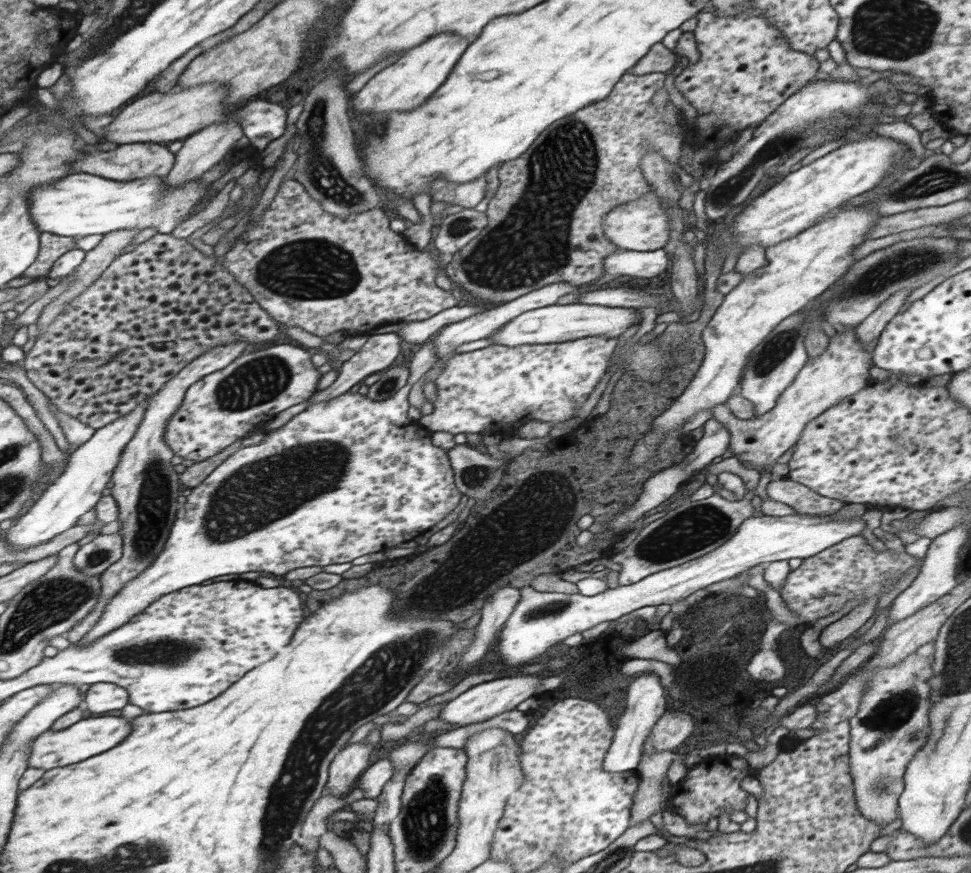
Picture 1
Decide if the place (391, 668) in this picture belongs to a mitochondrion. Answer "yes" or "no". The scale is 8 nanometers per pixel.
yes

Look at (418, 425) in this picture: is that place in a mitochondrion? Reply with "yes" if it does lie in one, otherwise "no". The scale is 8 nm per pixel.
no

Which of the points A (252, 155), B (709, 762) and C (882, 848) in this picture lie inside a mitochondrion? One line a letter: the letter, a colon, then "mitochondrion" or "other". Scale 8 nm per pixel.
A: other
B: other
C: other

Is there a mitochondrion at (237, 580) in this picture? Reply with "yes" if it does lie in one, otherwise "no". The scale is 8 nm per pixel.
no

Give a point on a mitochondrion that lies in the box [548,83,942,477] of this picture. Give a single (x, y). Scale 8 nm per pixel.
(721, 197)

